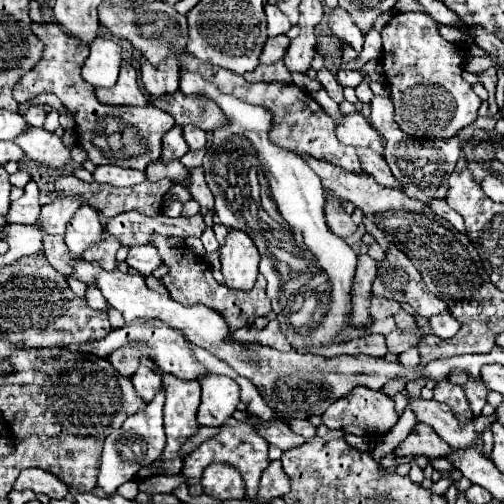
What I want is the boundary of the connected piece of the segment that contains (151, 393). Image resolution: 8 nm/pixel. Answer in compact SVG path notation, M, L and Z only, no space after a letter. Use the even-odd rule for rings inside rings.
M139 367L131 381L135 385L137 395L145 401L151 401L157 395L157 391L161 391L161 373L149 367Z

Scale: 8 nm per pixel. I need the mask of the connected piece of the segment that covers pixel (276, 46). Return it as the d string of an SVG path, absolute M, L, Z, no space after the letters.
M285 35L267 39L267 41L265 41L265 51L261 53L261 59L259 59L259 61L261 61L261 63L267 63L267 65L269 65L269 63L277 63L277 61L283 59L287 47L289 47L289 39L287 39Z

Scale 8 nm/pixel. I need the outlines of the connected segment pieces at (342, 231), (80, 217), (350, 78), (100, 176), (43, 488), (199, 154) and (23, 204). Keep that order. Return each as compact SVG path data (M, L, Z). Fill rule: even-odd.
M331 197L325 199L325 221L327 221L329 231L335 231L335 235L339 237L349 237L357 231L357 225L351 221L351 217Z
M81 205L71 219L67 233L65 233L65 243L71 249L71 253L81 255L85 249L97 245L103 239L103 225L99 223L97 211L89 205Z
M339 71L337 73L337 81L343 85L343 87L357 87L361 81L363 81L363 75L359 71Z
M103 165L103 167L97 167L93 171L93 181L115 185L115 187L131 187L131 185L143 183L145 179L147 177L145 177L143 171L123 169L123 167L117 167L117 165Z
M25 469L15 481L15 489L31 489L35 493L45 493L51 499L63 499L69 493L69 487L61 483L55 475L41 469Z
M199 149L199 151L187 151L187 155L181 159L181 163L185 165L185 167L199 167L201 163L203 163L203 157L205 157L205 153L207 153L207 149Z
M29 181L25 185L25 193L21 199L13 201L9 207L9 213L5 215L7 223L23 223L23 225L35 225L39 215L39 189L35 181Z

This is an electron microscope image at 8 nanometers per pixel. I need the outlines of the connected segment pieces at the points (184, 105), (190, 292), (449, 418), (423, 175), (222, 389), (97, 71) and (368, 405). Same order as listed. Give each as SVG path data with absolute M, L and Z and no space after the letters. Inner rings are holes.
M175 91L163 97L149 97L149 103L171 113L181 127L195 125L209 133L227 122L220 108L205 95L181 95L181 91Z
M155 237L153 245L159 249L159 255L163 257L163 263L169 265L169 273L165 277L161 277L159 281L165 285L169 295L175 301L179 301L181 305L203 303L203 305L219 311L225 317L231 331L237 331L241 327L249 327L255 317L271 317L273 315L271 313L271 303L265 295L265 285L267 283L265 283L263 275L257 277L255 287L251 291L235 291L235 289L229 289L225 285L219 285L211 275L211 267L201 257L197 257L189 247L171 249L167 245L167 239L159 239L159 237Z
M405 389L401 393L405 395L417 421L433 427L435 433L443 441L447 441L451 447L455 447L455 449L465 449L465 447L475 447L475 445L477 445L477 449L483 447L481 437L477 437L473 431L473 423L467 423L465 427L461 427L453 415L453 411L449 409L449 405L439 403L435 399L425 401L423 397L413 397Z
M373 97L373 101L371 101L371 117L369 117L371 125L385 139L383 157L385 157L387 165L391 167L391 173L393 173L395 181L399 181L399 185L403 187L403 191L411 199L417 199L417 201L423 201L423 203L429 203L433 199L445 199L449 175L453 173L453 169L457 165L457 159L461 155L461 141L467 141L475 129L495 129L495 123L499 119L501 119L499 113L497 115L485 115L485 117L479 117L473 125L465 127L459 133L459 137L453 137L449 141L443 141L443 139L431 139L429 141L429 139L417 139L417 137L413 139L413 137L405 135L399 129L399 125L393 119L393 103L387 97ZM427 163L435 163L437 165L437 171L421 171ZM443 163L447 163L447 169L443 167Z
M209 375L201 383L201 409L197 411L197 423L209 427L221 427L239 405L239 385L221 375Z
M97 37L91 43L91 53L81 69L81 75L93 87L113 87L121 65L121 45L113 39Z
M355 387L349 395L341 397L337 403L333 403L333 407L329 407L329 411L325 411L321 417L323 417L323 423L329 429L341 427L345 433L363 435L363 437L369 437L369 435L383 437L397 423L393 399L387 397L383 391L373 391L373 389L367 389L367 387Z

